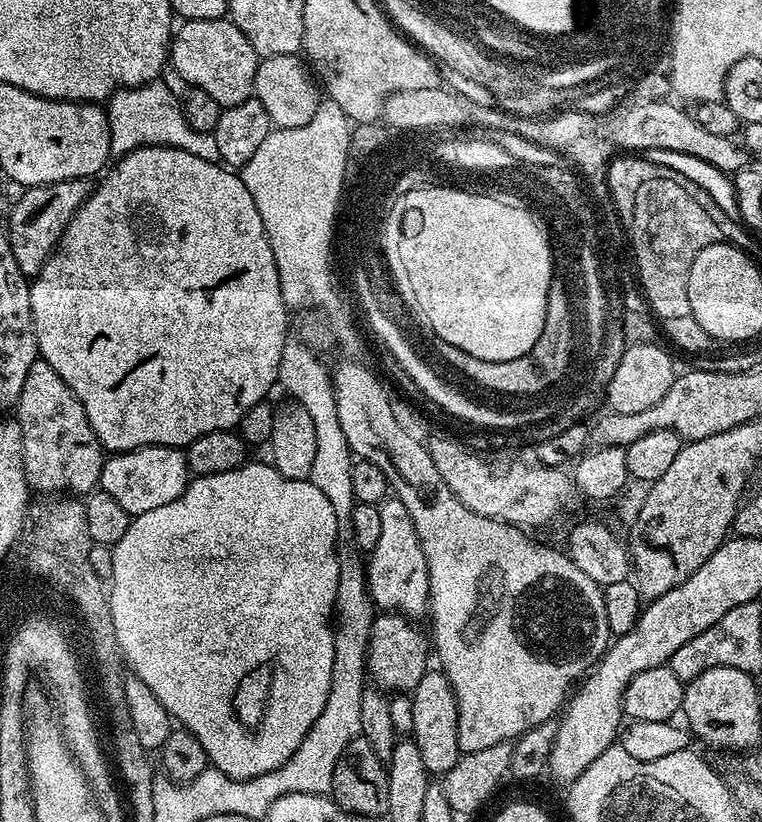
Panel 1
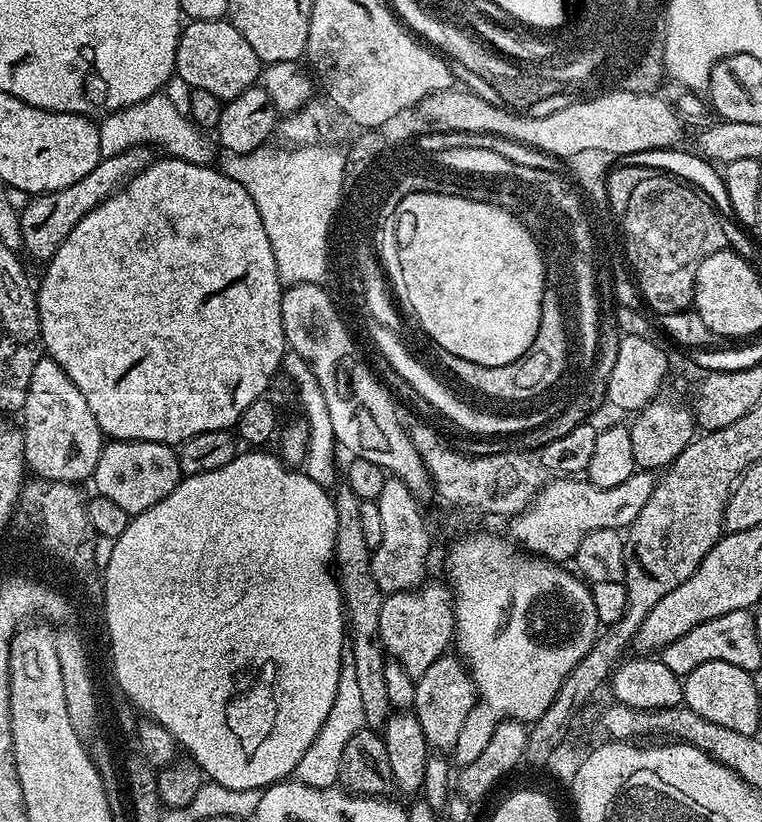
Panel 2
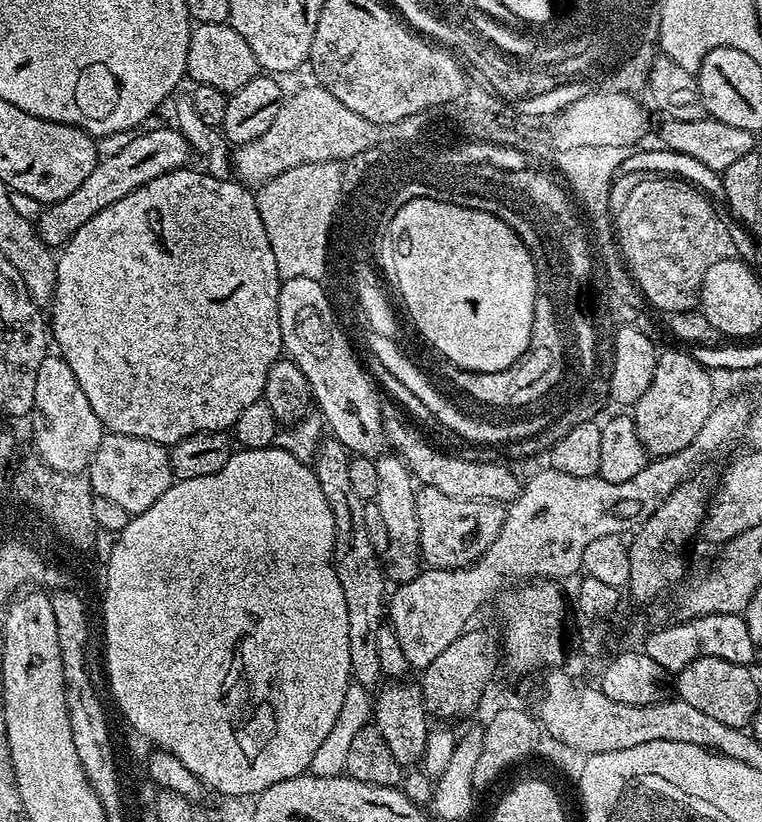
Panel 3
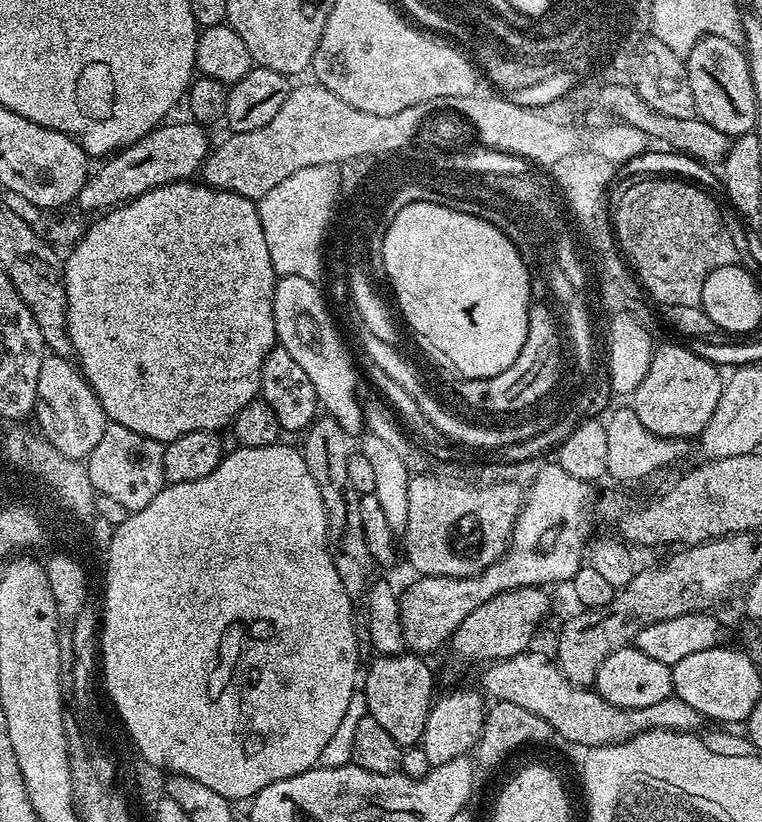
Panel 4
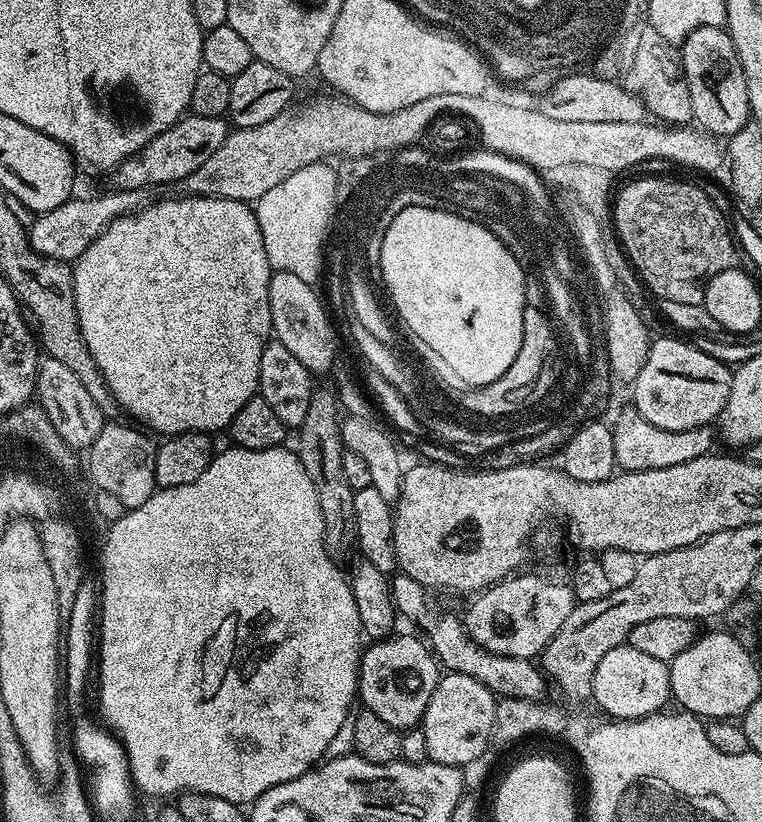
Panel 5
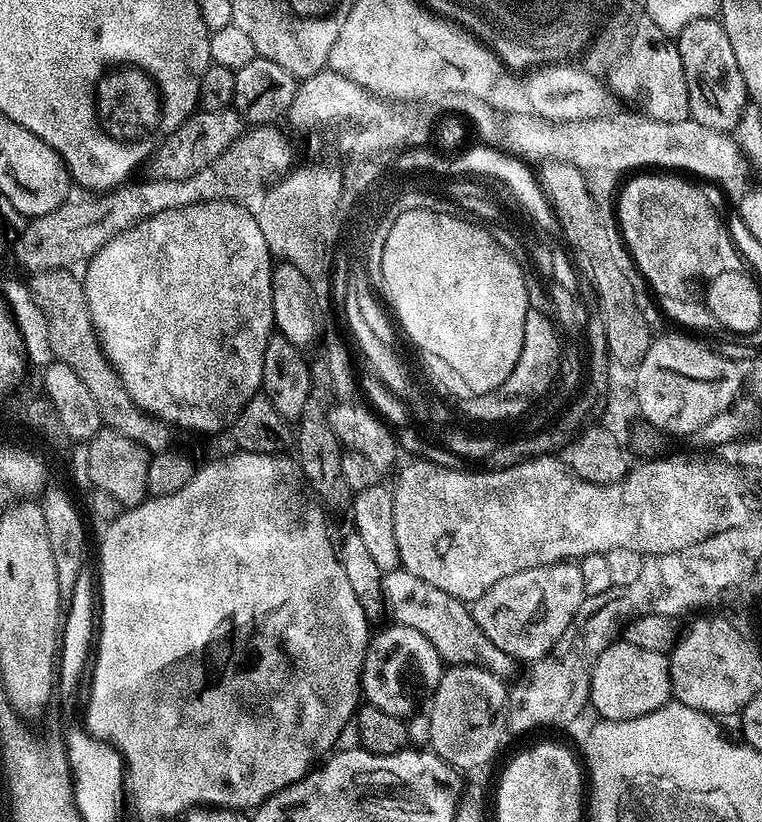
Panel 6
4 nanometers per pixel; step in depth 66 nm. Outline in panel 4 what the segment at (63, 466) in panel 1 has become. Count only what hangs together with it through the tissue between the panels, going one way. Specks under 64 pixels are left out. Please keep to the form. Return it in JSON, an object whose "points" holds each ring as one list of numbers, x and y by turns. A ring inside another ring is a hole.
{"points":[[45,355,42,370,38,370,36,398,38,407,34,416,40,419,39,431,58,451,66,454,66,458,78,461,87,458,90,450,98,446,110,421,79,367,67,356]]}

